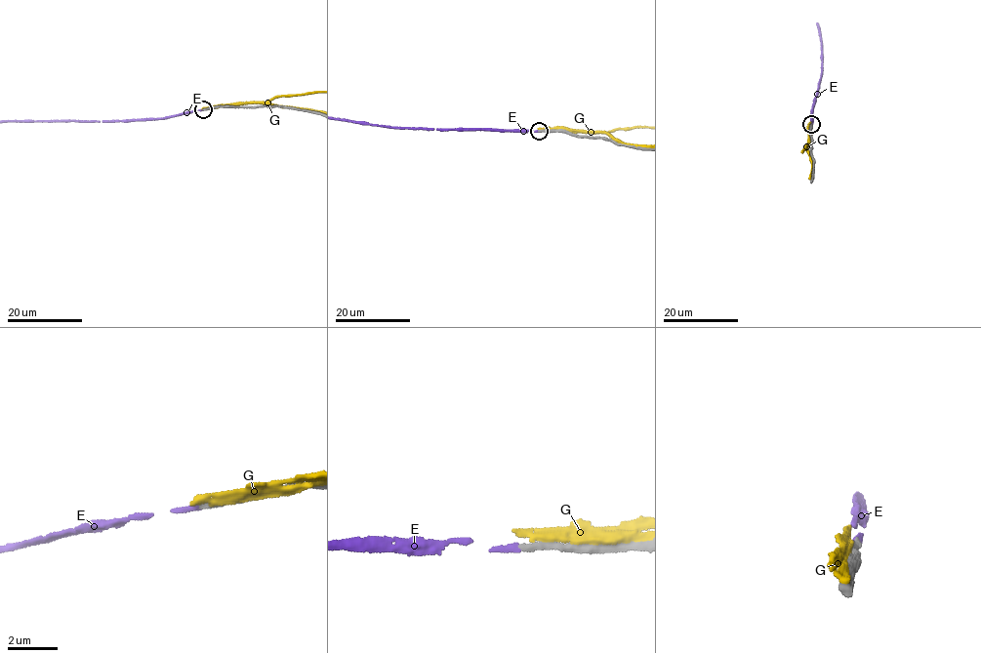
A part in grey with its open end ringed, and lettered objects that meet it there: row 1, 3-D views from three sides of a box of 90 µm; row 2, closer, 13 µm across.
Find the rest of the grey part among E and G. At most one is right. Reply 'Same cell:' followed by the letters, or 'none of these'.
Same cell: E

